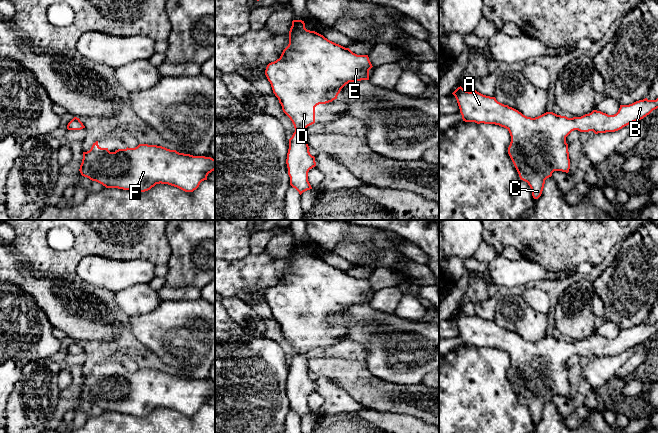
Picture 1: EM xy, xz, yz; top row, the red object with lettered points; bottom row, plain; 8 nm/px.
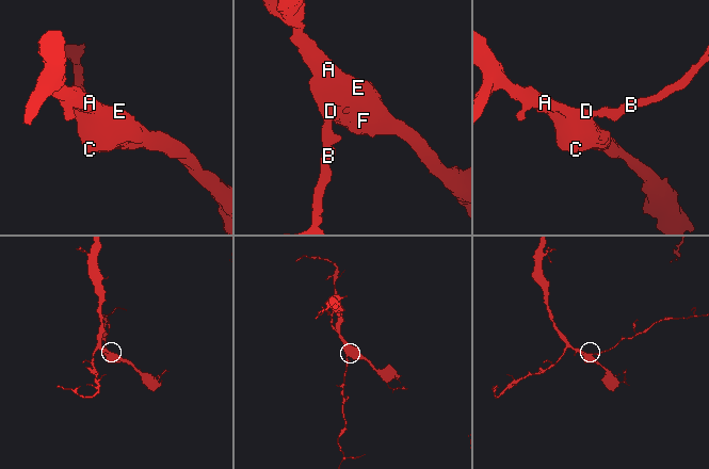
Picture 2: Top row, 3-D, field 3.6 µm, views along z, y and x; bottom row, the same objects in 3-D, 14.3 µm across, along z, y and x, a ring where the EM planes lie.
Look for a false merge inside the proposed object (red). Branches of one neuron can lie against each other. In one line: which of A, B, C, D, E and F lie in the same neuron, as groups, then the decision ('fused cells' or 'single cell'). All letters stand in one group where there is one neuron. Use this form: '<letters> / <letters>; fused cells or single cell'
A B C D E F; single cell

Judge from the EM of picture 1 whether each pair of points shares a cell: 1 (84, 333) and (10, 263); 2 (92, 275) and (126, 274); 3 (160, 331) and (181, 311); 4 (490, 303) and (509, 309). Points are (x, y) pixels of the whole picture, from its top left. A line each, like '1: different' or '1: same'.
1: same
2: same
3: same
4: different

